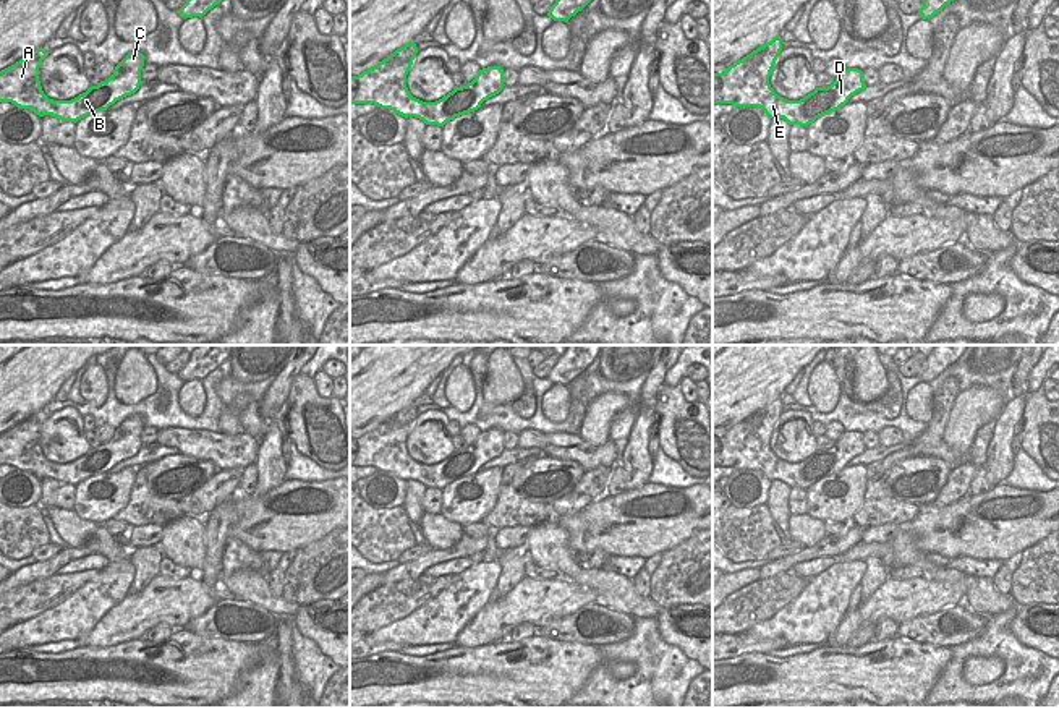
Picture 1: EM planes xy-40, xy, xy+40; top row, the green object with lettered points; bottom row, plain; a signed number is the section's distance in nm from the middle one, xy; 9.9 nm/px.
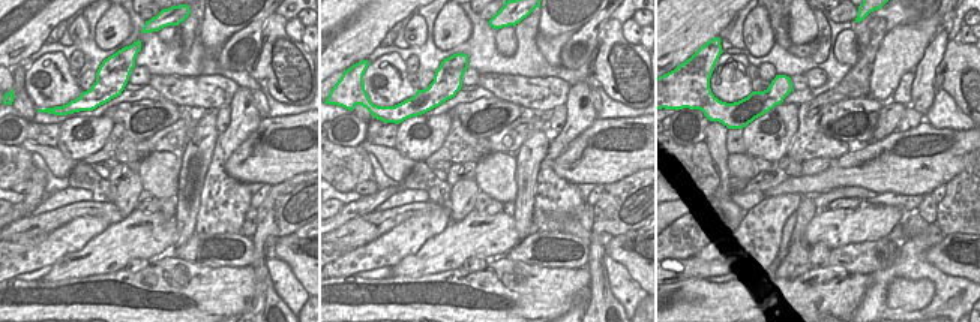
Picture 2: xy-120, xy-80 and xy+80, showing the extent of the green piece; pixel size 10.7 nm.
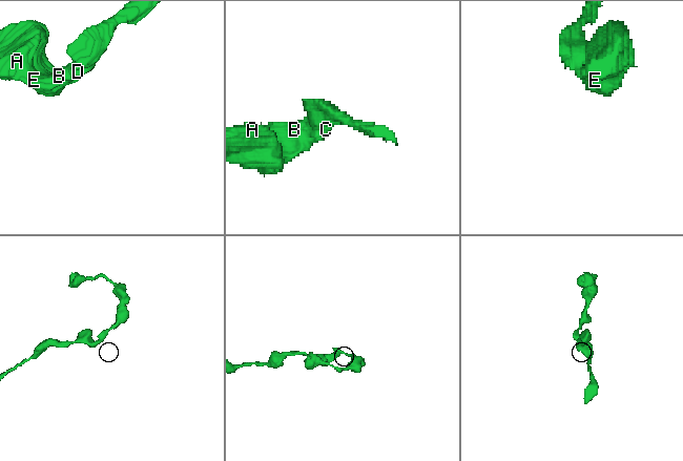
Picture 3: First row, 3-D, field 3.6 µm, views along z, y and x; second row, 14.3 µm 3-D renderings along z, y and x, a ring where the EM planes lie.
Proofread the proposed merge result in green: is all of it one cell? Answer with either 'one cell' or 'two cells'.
one cell

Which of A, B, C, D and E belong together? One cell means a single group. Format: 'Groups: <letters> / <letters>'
Groups: A B C D E

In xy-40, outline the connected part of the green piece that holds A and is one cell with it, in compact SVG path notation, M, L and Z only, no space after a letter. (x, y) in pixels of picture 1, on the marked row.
M40 47L15 65L0 71L0 102L11 102L29 109L39 117L52 115L62 122L73 122L107 110L117 100L134 94L141 81L144 55L130 52L107 81L91 86L71 100L49 99L39 81L39 66L49 53Z

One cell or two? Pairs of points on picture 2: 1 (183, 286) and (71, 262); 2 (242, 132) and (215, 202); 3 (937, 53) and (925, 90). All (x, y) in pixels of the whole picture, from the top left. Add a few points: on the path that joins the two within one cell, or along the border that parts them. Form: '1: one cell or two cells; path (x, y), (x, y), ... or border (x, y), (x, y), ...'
1: two cells; border (122, 268), (81, 279)
2: one cell; path (224, 149), (216, 165), (216, 184)
3: one cell; path (931, 62), (925, 71), (925, 81)

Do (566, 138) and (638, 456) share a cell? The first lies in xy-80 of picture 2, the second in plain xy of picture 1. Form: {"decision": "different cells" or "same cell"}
{"decision": "same cell"}

